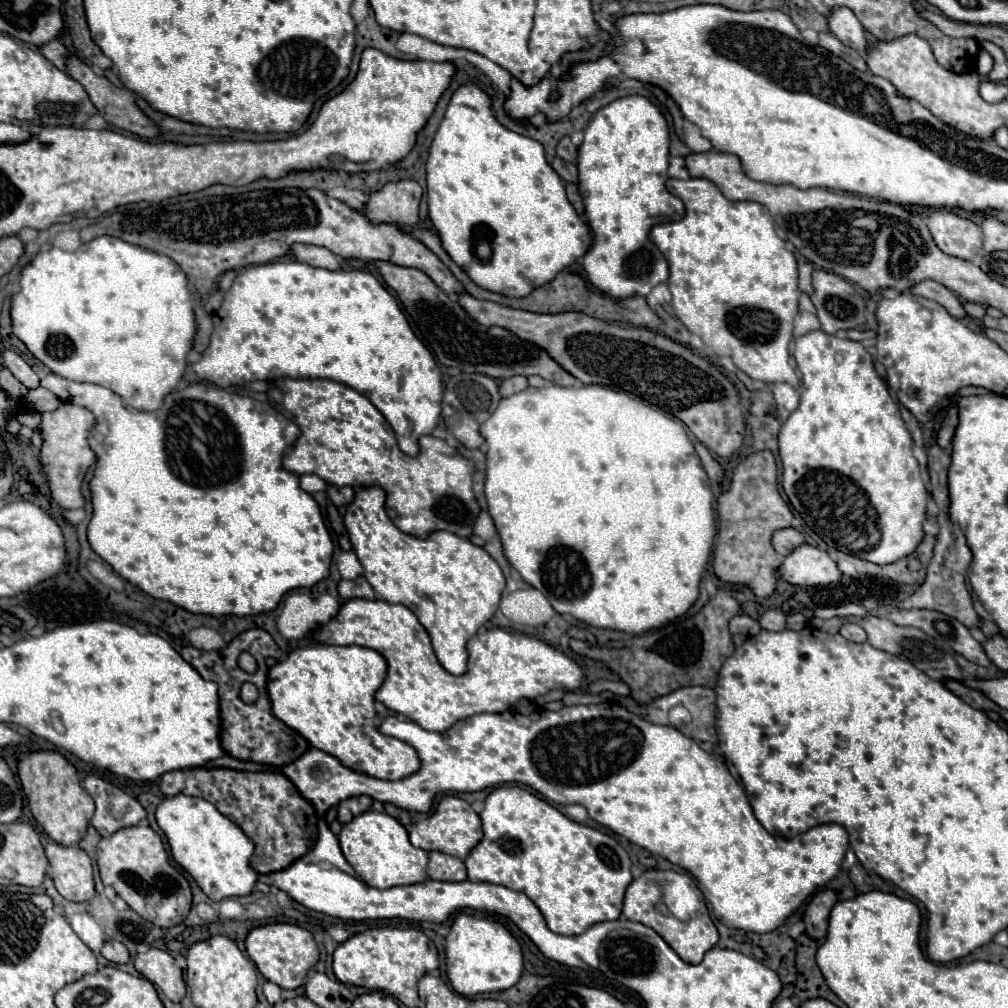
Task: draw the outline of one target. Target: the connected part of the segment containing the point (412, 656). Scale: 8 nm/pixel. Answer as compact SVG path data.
M344 600L334 622L318 626L314 640L340 646L356 644L380 652L388 662L388 672L374 698L386 708L408 716L424 730L444 732L460 718L482 712L504 712L514 708L522 698L534 700L554 688L576 690L584 678L582 668L574 660L546 642L502 628L482 630L471 638L467 643L467 670L462 676L454 676L440 666L428 632L418 618L406 606L386 600Z

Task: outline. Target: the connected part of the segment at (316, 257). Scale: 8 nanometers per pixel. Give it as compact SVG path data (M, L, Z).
M294 244L292 254L300 262L308 262L310 266L324 266L326 270L340 270L342 260L322 246L306 246L306 244Z

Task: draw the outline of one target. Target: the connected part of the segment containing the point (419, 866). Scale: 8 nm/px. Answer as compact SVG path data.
M364 812L352 822L344 824L340 830L340 848L348 864L356 870L358 878L366 882L368 886L374 888L392 888L392 886L402 886L402 884L416 884L424 882L426 867L428 864L428 852L414 848L408 840L408 832L404 826L384 814L384 812Z

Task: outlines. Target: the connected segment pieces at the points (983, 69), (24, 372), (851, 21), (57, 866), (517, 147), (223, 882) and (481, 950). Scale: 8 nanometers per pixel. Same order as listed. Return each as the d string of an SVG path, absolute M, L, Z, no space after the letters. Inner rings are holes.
M980 50L980 54L978 54L978 60L976 60L976 72L982 76L982 78L986 78L988 76L988 72L992 70L992 56L988 54L988 52L984 52L984 50Z
M4 350L4 354L2 354L2 364L4 364L26 388L36 388L36 386L38 386L38 382L40 382L38 374L36 374L16 352Z
M838 6L834 8L828 16L826 16L828 28L830 32L846 46L858 50L858 52L866 52L868 48L868 40L864 36L864 28L858 22L858 18L854 16L854 12L846 6Z
M50 840L46 844L46 858L56 890L66 900L84 902L94 896L92 862L80 846L62 846Z
M476 84L460 86L452 94L426 162L428 216L442 240L444 250L472 278L472 282L484 290L520 298L528 296L534 288L554 280L560 270L582 258L592 244L592 234L587 222L576 214L568 202L562 178L546 162L542 144L506 130L494 118L490 106L490 98ZM478 240L486 240L492 246L488 264L482 264L476 258L474 246Z
M184 794L164 798L156 808L156 822L168 838L174 860L196 880L196 884L210 900L246 896L252 892L252 886L258 878L258 874L250 866L254 844L208 800Z
M458 914L446 936L446 974L462 996L476 996L512 988L522 974L522 950L512 934L494 920Z

